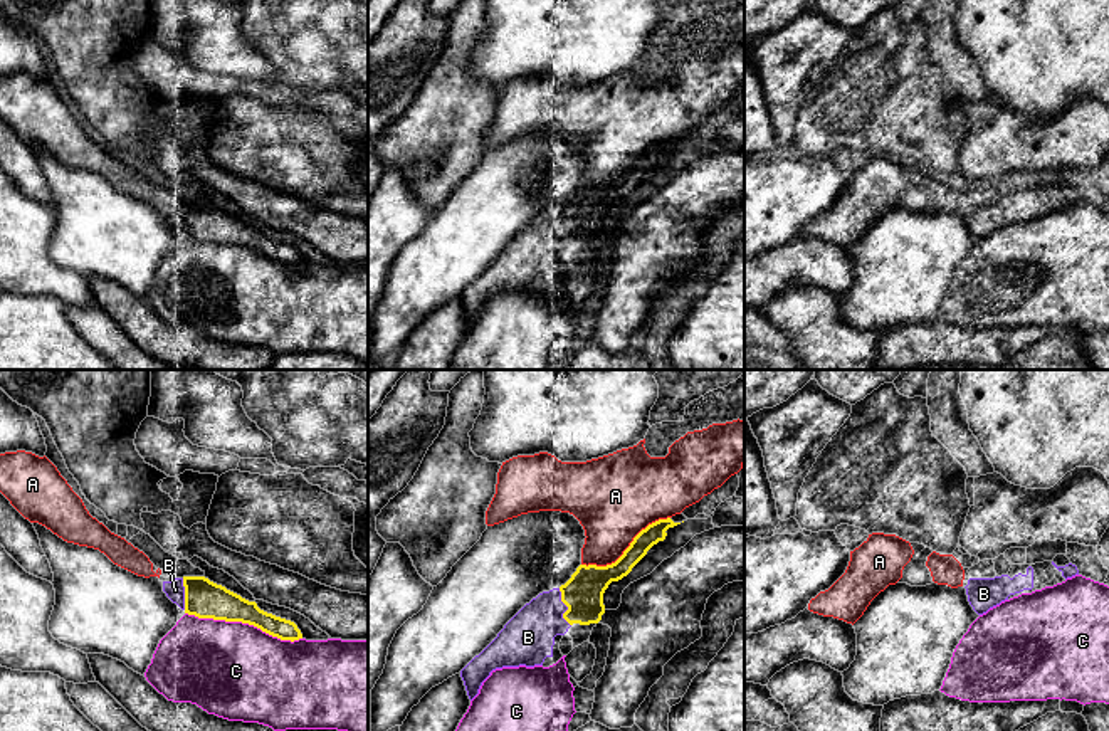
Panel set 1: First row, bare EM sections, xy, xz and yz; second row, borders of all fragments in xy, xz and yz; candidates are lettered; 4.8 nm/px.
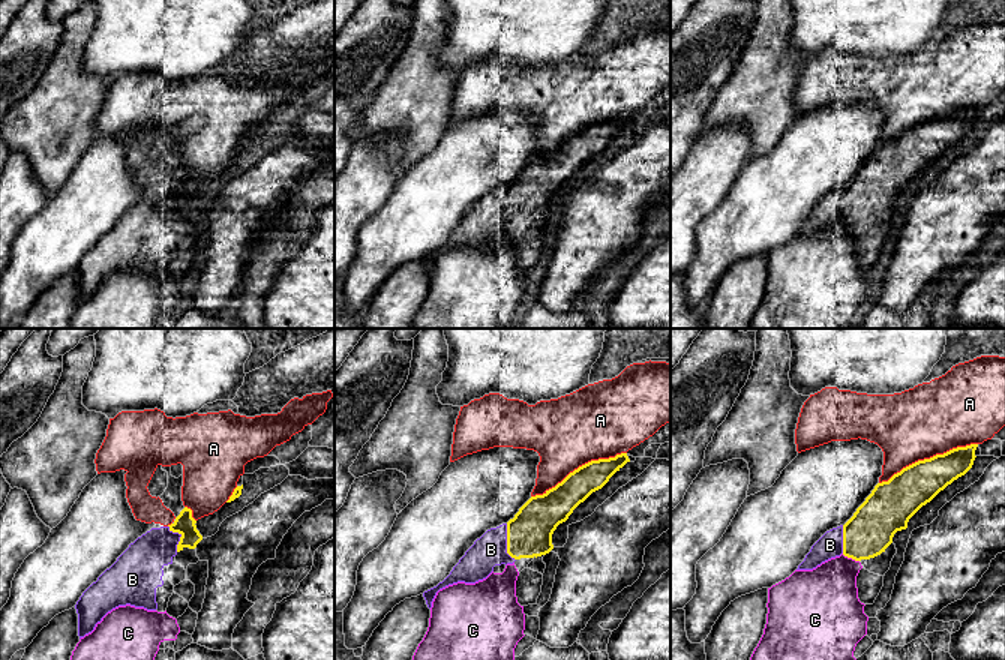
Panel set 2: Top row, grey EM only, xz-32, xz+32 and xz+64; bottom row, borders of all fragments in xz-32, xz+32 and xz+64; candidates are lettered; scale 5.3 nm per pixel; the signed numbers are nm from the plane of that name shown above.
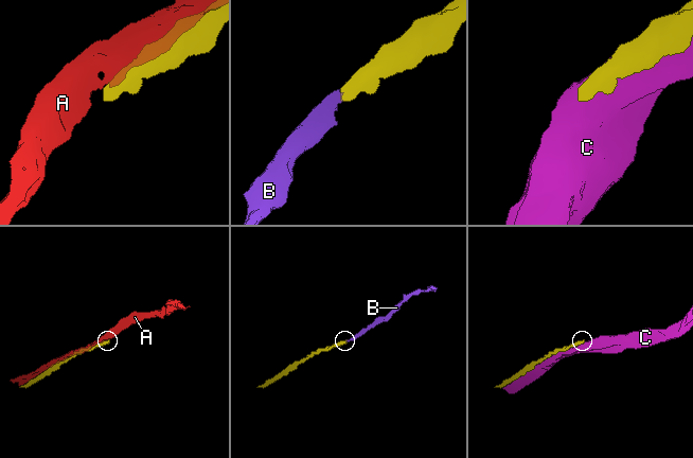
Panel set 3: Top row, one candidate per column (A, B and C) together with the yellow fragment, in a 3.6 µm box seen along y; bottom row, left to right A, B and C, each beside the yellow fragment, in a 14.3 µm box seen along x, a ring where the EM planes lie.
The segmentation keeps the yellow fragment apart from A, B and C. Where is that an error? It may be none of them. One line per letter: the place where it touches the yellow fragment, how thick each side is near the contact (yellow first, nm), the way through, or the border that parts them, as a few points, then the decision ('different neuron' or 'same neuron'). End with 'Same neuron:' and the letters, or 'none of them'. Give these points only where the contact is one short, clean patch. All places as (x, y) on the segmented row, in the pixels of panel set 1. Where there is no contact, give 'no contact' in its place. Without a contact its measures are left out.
A: meets yellow in xz at (627, 548); 170 nm thick on the yellow side, 400 nm on the other; different neuron
B: meets yellow in xz at (567, 605); 190 nm thick on the yellow side, 240 nm on the other; same neuron
C: meets yellow in xy at (244, 622); 190 nm thick on the yellow side, 460 nm on the other; different neuron
Same neuron: B

